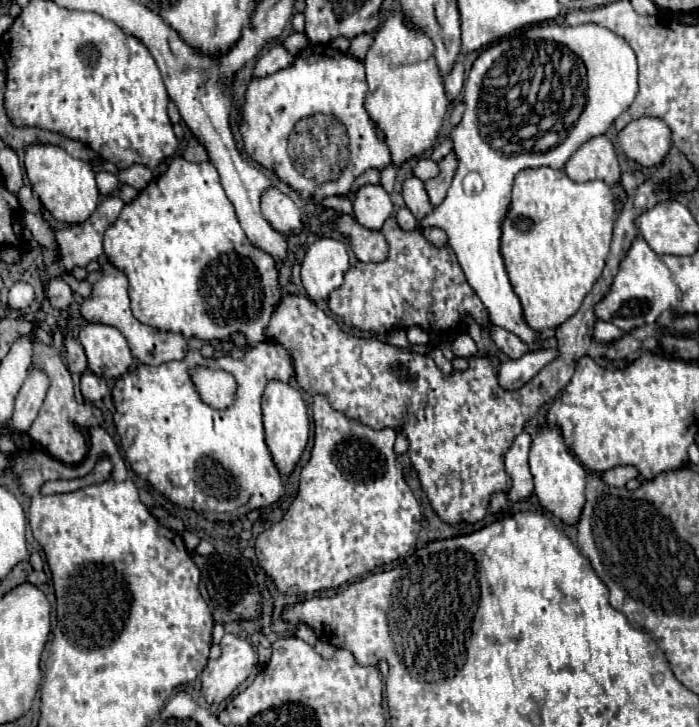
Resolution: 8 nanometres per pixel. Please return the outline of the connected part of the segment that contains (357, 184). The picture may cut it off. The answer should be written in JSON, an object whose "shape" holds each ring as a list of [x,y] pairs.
{"shape":[[[371,169],[359,176],[353,183],[351,193],[354,194],[361,186],[365,184],[379,184],[380,170]]]}

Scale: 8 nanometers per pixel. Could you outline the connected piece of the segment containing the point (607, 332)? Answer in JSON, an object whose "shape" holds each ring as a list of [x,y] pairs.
{"shape":[[[597,320],[597,324],[595,324],[595,334],[593,334],[593,336],[595,336],[595,342],[597,342],[597,344],[609,344],[609,342],[619,340],[621,334],[623,334],[623,332],[621,332],[619,328],[615,328],[615,324]]]}

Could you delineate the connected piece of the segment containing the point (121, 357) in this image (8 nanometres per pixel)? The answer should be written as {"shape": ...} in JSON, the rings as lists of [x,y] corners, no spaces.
{"shape":[[[87,324],[79,332],[89,370],[101,378],[119,378],[133,362],[125,336],[105,324]]]}

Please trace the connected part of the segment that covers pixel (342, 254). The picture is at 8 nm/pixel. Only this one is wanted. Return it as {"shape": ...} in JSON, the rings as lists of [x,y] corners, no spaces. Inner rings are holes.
{"shape":[[[335,238],[315,240],[301,262],[301,280],[313,302],[327,300],[333,290],[343,284],[349,268],[349,252],[345,242]]]}

